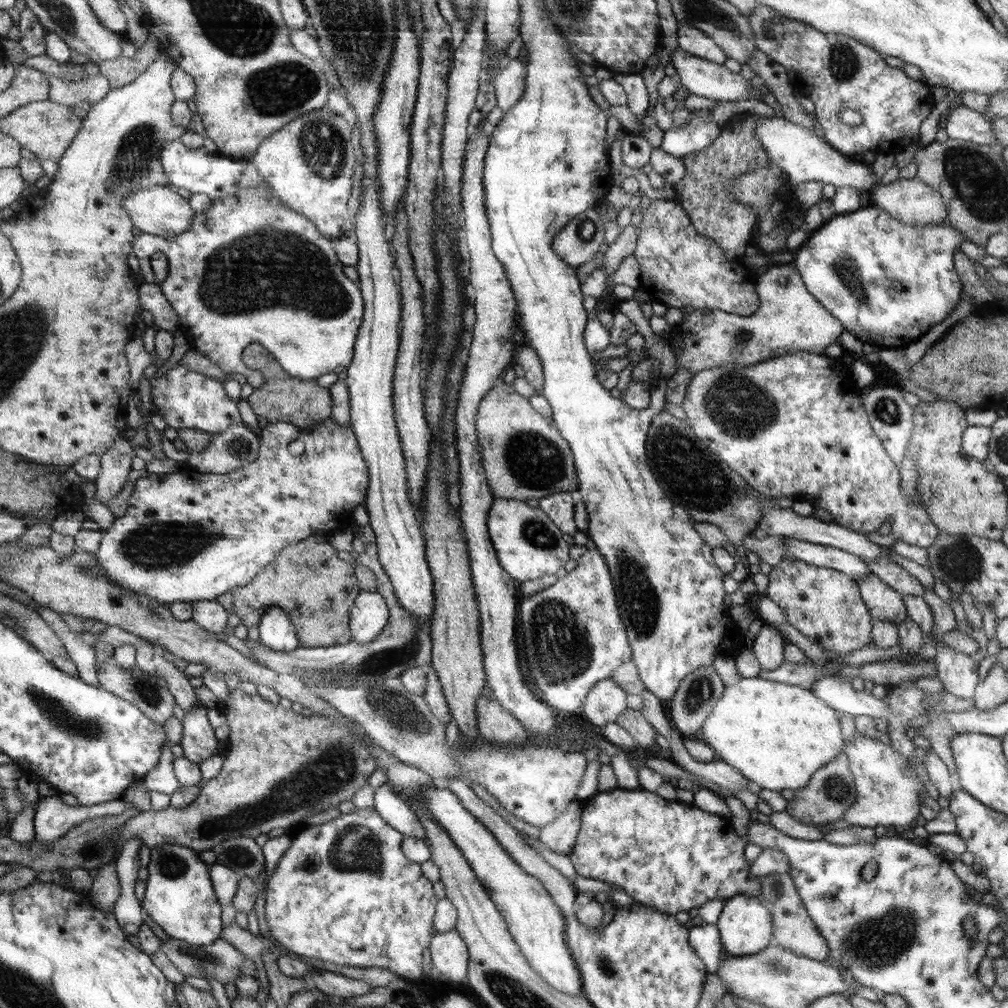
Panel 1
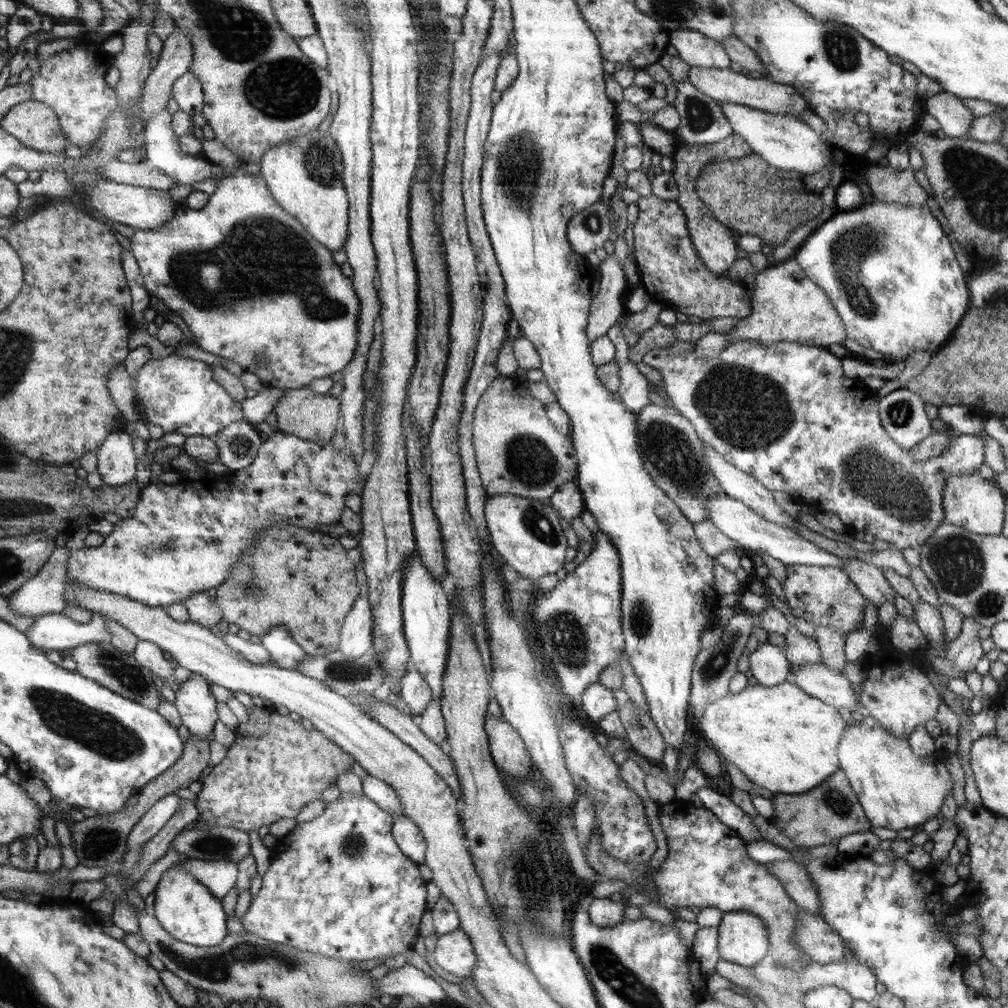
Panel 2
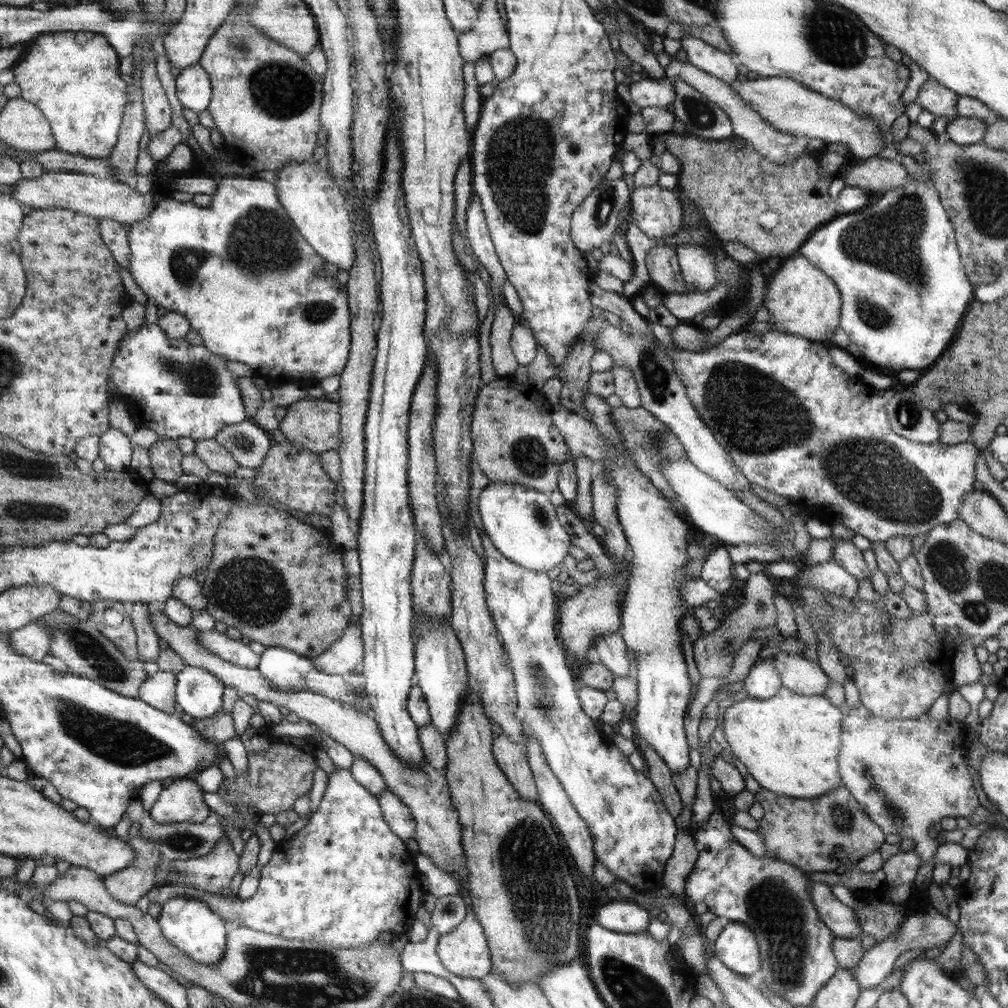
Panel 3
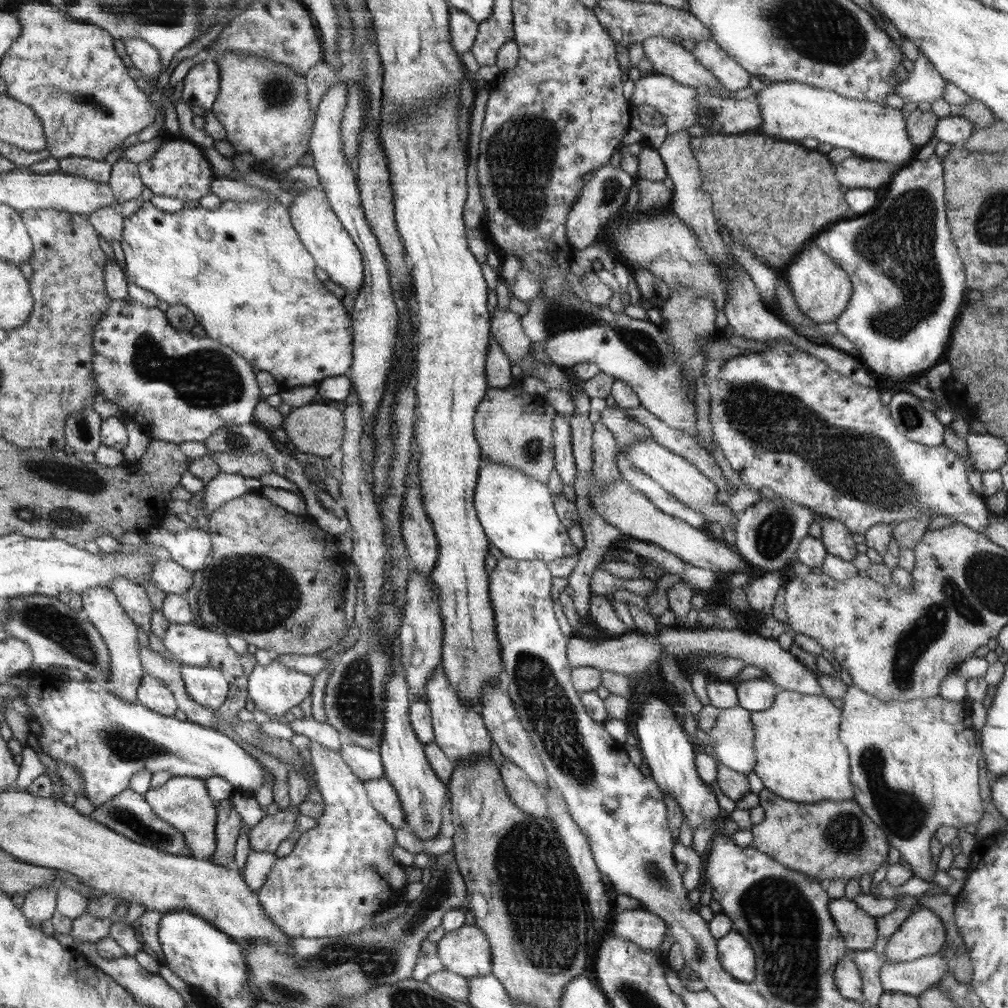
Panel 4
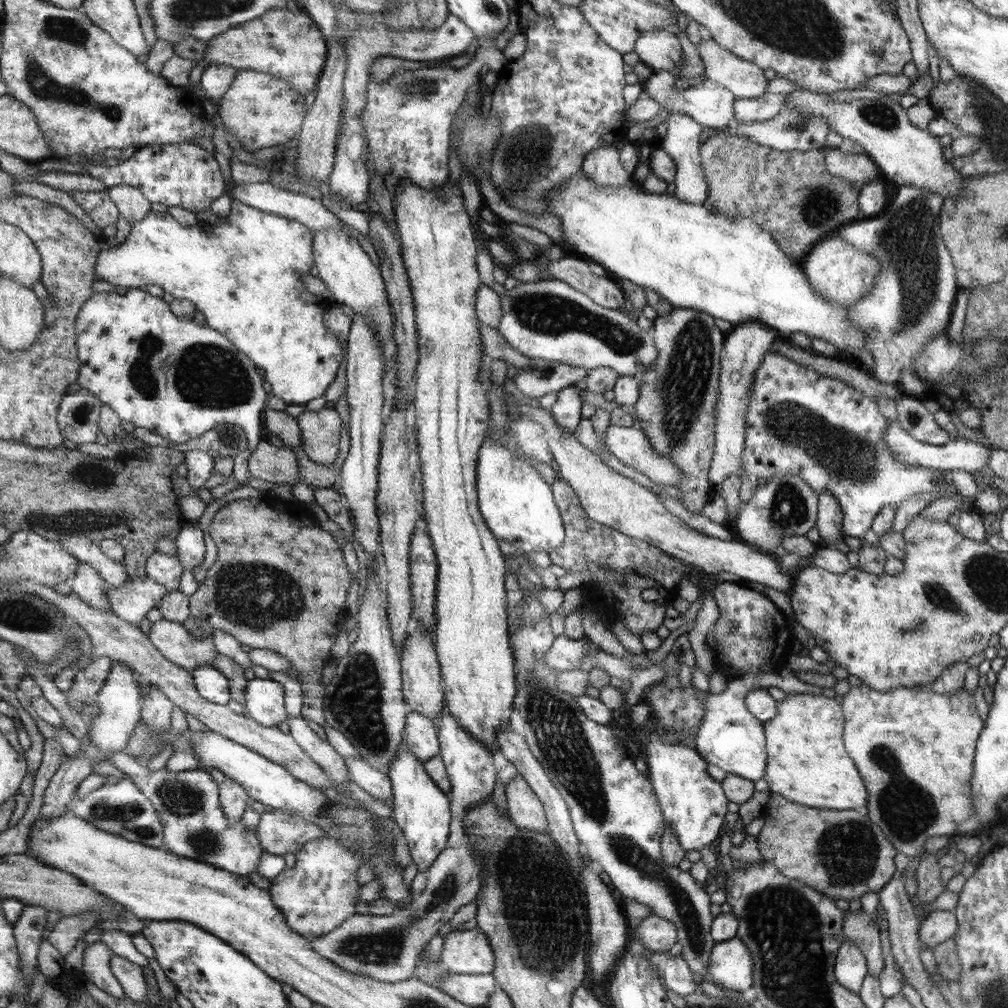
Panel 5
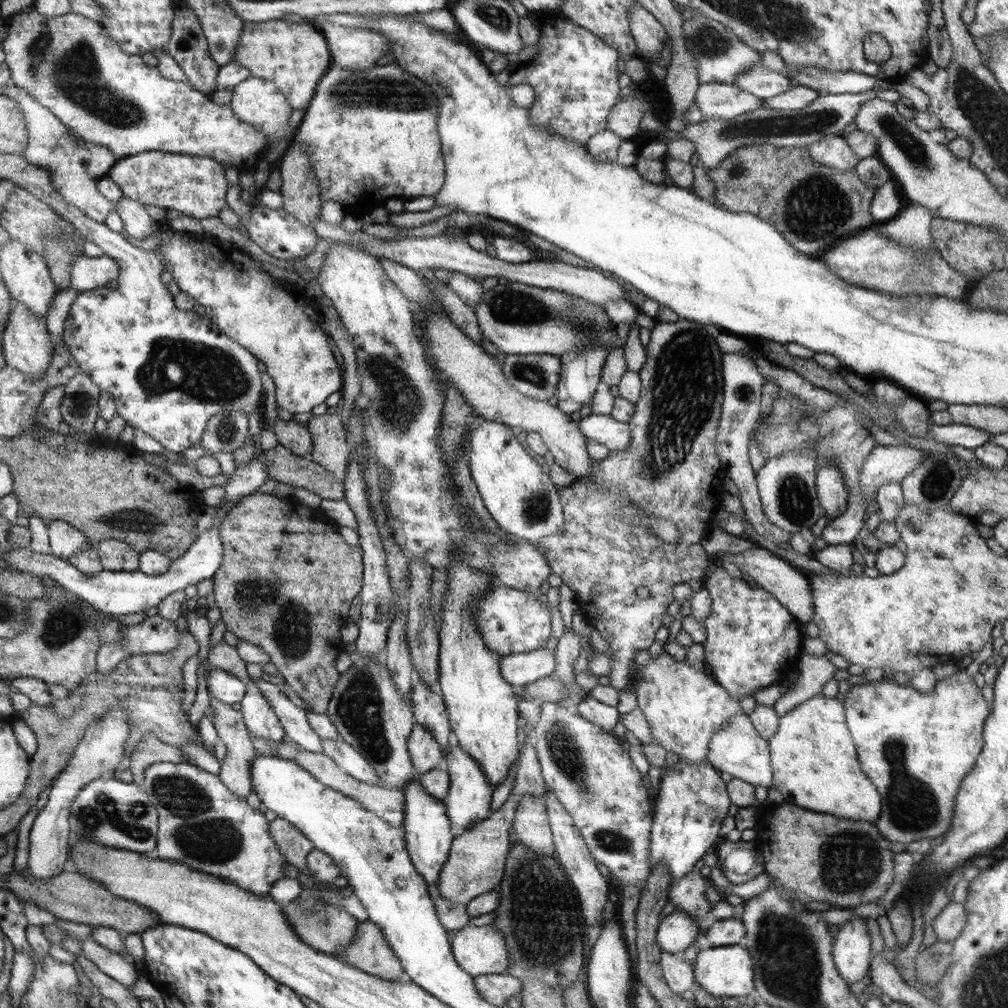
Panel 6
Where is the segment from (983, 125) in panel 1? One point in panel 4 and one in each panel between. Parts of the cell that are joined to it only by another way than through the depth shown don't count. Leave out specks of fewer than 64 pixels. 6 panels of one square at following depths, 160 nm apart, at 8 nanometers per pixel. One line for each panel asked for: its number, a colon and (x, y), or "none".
2: (954, 117)
3: (940, 100)
4: (925, 84)

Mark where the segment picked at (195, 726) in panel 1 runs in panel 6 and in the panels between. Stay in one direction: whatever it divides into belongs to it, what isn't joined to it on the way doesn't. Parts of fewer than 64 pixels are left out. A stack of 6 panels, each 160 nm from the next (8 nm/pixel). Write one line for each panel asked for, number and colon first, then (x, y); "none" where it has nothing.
2: (197, 707)
3: (199, 692)
4: (208, 687)
5: (211, 684)
6: (227, 688)

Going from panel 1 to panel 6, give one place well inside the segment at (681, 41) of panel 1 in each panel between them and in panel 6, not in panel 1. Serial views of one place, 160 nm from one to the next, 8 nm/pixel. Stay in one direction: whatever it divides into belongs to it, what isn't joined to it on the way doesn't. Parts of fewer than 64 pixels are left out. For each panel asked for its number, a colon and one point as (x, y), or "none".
2: (696, 49)
3: (702, 54)
4: (714, 57)
5: (745, 80)
6: (758, 80)

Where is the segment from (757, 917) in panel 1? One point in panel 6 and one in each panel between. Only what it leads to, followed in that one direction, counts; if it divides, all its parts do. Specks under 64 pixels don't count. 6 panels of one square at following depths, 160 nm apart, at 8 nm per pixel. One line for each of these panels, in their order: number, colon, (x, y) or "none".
2: (743, 938)
3: (736, 946)
4: (736, 955)
5: (731, 966)
6: (724, 970)

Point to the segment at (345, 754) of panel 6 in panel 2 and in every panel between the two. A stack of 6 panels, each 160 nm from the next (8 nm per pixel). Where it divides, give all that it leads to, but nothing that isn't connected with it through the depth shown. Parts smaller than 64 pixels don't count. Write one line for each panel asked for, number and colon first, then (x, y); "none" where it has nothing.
2: (409, 838)
3: (400, 819)
4: (385, 799)
5: (377, 784)

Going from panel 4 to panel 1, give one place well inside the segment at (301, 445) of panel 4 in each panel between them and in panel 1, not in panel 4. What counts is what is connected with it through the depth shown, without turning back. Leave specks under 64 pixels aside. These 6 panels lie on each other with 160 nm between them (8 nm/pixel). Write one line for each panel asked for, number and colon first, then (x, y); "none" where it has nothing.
1: (281, 398)
2: (301, 412)
3: (315, 423)

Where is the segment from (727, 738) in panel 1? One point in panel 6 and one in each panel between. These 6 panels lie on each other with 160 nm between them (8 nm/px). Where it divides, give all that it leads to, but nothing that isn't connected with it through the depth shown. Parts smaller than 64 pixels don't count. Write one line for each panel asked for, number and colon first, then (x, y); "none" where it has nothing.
2: (781, 738)
3: (789, 743)
4: (798, 755)
5: (807, 763)
6: (813, 756)

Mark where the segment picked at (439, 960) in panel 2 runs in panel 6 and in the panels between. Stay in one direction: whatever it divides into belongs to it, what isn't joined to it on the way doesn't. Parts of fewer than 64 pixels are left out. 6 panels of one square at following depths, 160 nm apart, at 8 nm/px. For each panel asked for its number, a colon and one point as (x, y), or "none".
3: (465, 952)
4: (466, 951)
5: (465, 951)
6: (481, 950)

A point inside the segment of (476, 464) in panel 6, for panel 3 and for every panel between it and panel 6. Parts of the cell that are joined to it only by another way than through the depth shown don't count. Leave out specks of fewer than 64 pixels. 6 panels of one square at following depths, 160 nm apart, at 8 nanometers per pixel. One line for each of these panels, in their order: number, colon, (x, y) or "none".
3: (522, 523)
4: (517, 511)
5: (518, 505)

